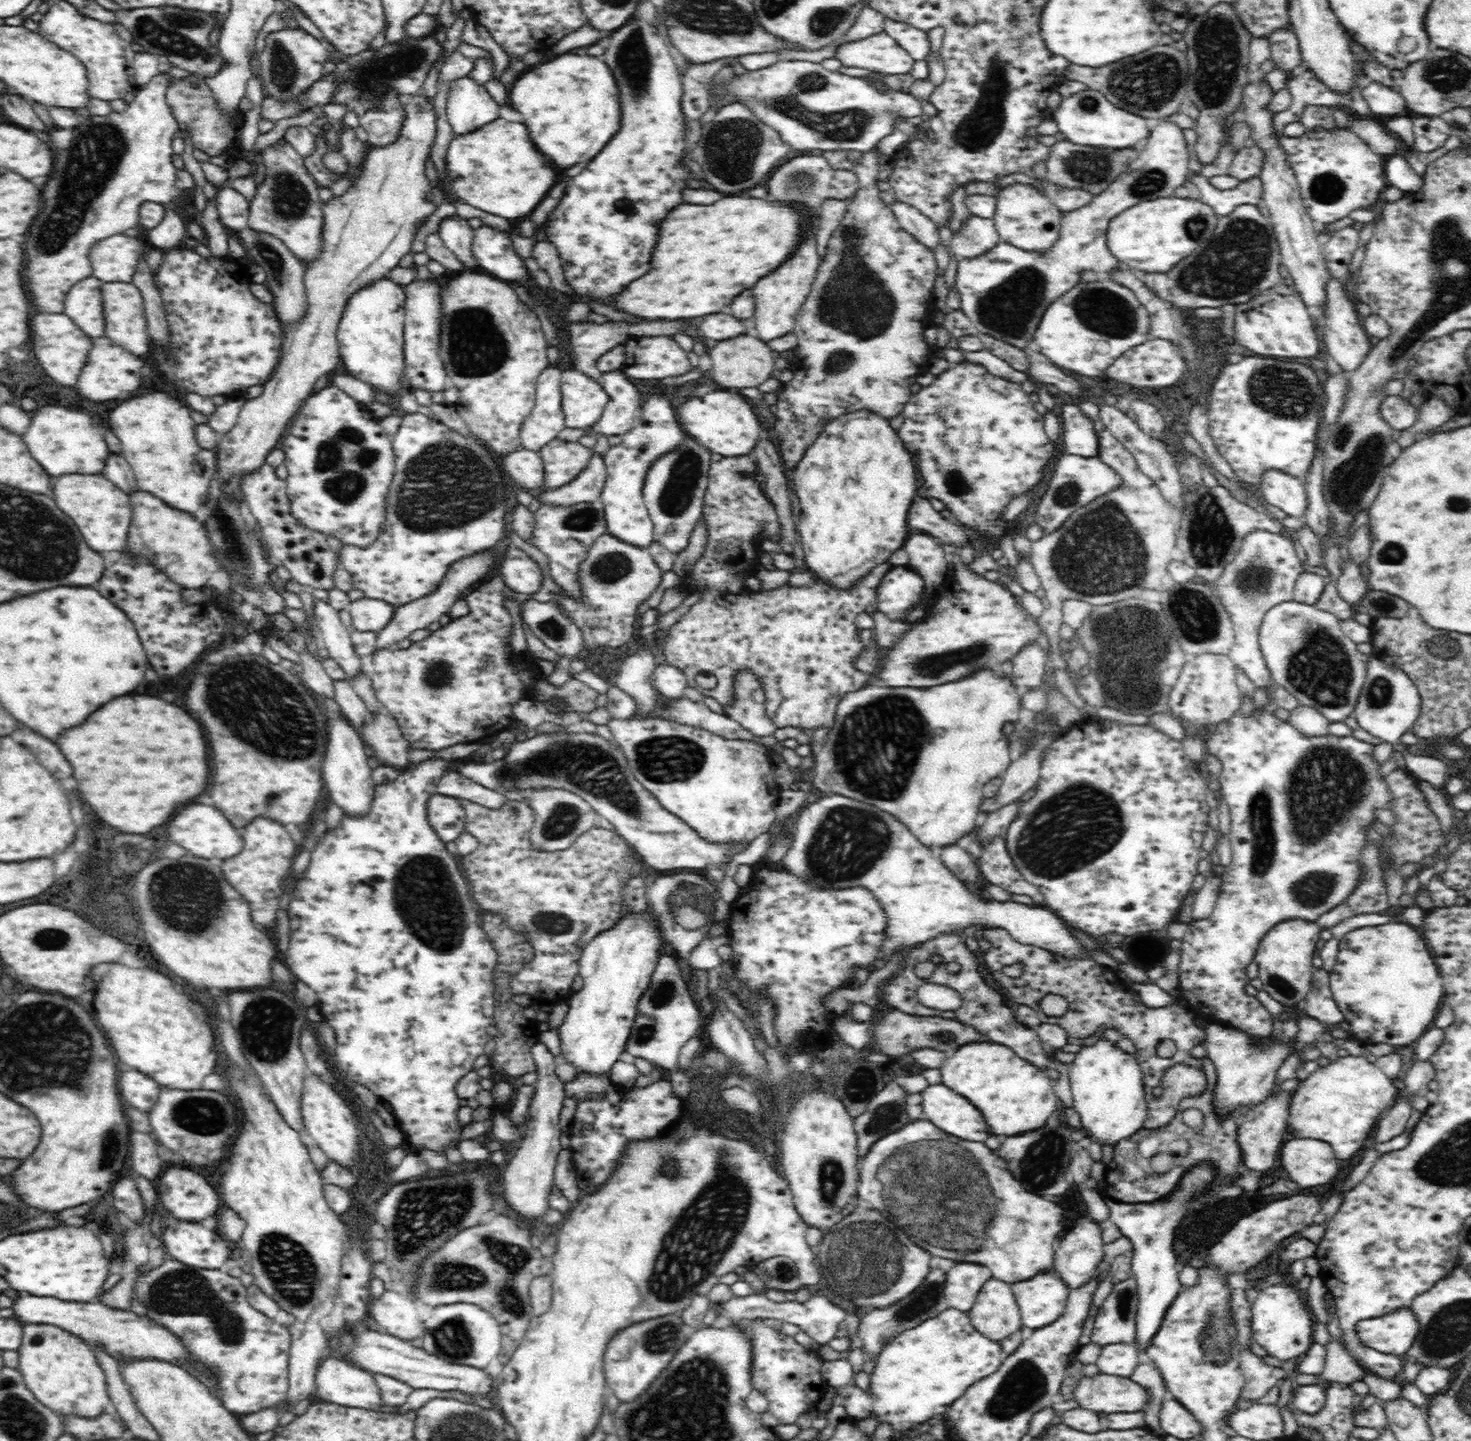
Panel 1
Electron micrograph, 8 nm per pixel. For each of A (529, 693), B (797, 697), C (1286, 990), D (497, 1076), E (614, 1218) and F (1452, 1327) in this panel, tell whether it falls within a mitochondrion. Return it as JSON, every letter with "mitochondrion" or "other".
{"A":"other","B":"other","C":"mitochondrion","D":"other","E":"other","F":"mitochondrion"}

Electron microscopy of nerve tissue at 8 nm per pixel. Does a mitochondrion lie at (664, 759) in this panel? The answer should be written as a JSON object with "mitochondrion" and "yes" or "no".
{"mitochondrion":"yes"}

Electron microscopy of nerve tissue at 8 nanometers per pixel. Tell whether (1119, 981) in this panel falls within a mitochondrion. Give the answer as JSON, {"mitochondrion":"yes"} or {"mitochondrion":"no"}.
{"mitochondrion":"no"}

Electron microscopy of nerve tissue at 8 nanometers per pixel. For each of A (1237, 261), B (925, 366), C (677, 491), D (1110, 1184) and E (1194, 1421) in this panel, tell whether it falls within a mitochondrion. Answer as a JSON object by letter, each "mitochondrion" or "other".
{"A":"mitochondrion","B":"other","C":"mitochondrion","D":"other","E":"other"}

